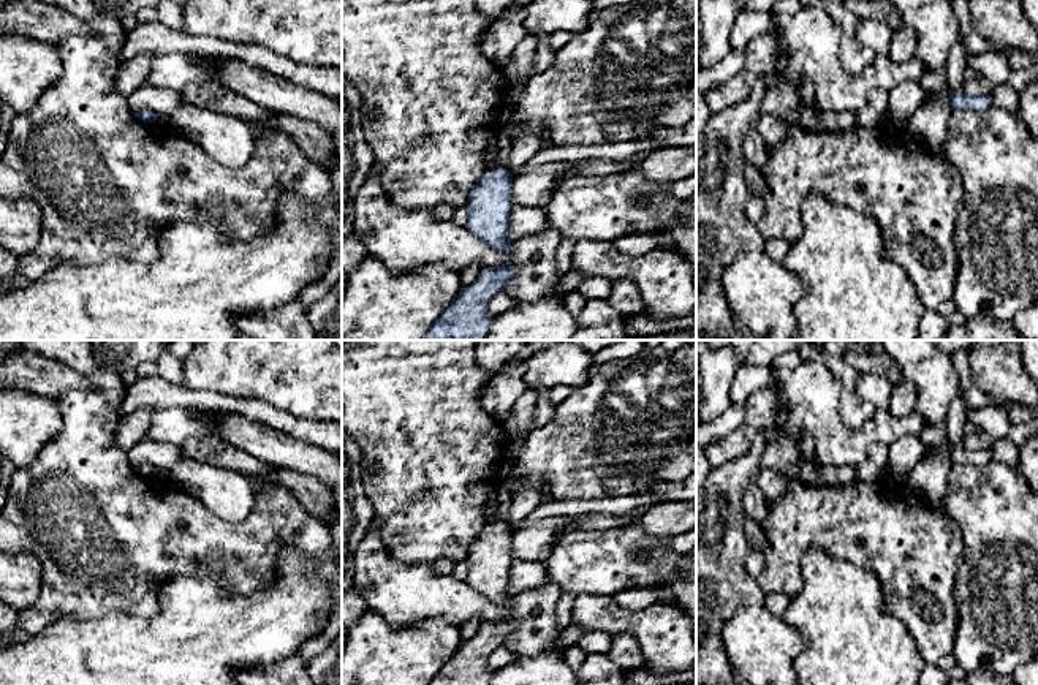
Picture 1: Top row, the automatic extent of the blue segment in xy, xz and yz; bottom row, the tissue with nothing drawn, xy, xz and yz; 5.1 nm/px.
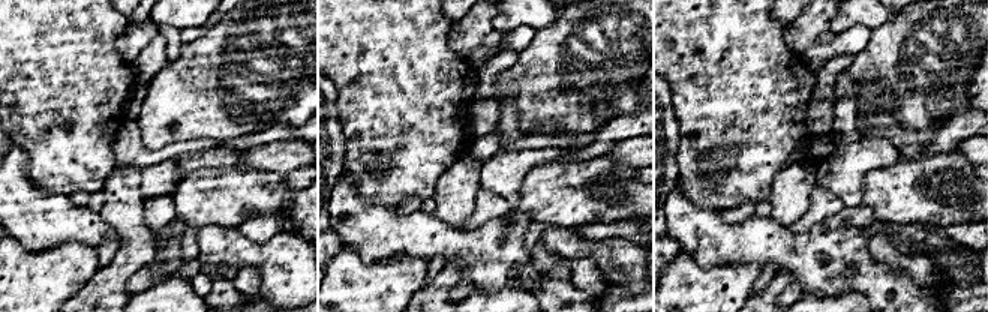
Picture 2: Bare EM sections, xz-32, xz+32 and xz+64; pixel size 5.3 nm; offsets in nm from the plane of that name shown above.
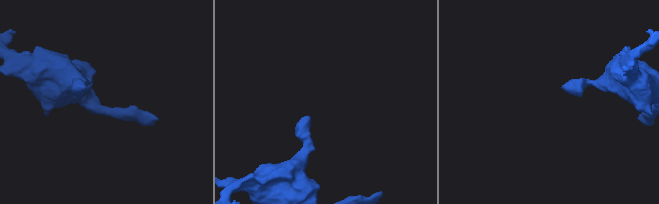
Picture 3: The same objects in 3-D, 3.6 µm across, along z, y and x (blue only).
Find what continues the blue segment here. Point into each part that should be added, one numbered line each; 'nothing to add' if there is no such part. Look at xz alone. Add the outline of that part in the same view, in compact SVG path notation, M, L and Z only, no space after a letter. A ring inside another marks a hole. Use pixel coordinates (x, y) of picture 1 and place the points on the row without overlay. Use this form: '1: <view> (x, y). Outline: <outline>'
nothing to add

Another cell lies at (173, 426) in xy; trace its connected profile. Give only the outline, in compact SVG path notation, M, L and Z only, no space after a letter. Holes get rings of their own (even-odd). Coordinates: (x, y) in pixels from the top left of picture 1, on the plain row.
M168 408L153 410L147 438L157 443L180 446L188 438L220 440L217 419L206 416L203 410Z

